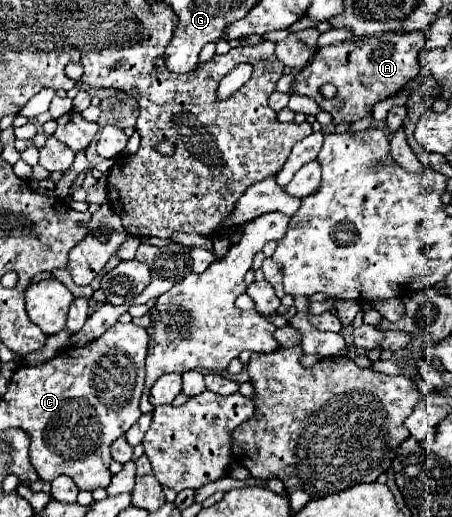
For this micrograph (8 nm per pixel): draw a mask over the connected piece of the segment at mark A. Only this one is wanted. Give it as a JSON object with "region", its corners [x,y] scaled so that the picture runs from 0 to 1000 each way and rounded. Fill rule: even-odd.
{"region":[[[934,58],[903,66],[841,66],[814,74],[779,74],[748,85],[704,93],[699,108],[655,143],[655,182],[695,190],[712,213],[739,224],[739,240],[788,236],[814,221],[823,201],[876,182],[916,147],[916,112],[938,93],[942,70]],[[712,162],[739,162],[743,186],[717,190],[708,182]]]}

